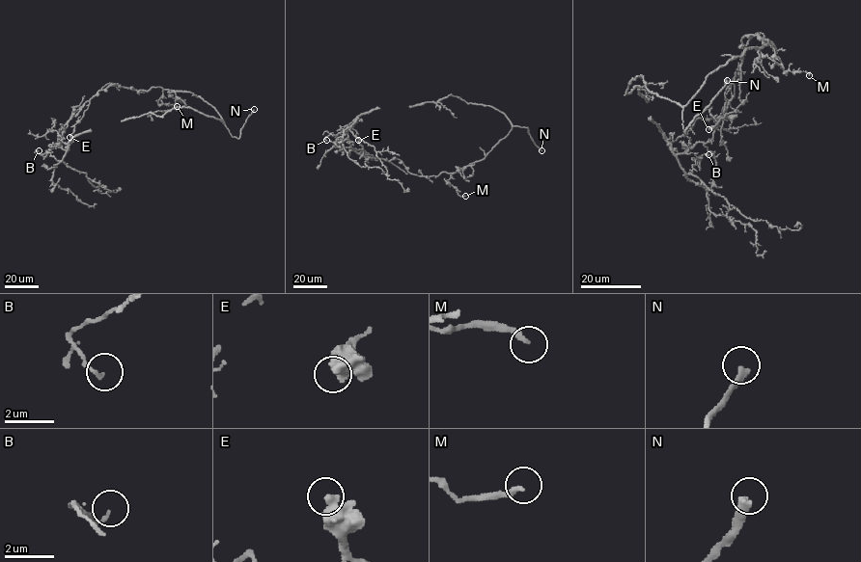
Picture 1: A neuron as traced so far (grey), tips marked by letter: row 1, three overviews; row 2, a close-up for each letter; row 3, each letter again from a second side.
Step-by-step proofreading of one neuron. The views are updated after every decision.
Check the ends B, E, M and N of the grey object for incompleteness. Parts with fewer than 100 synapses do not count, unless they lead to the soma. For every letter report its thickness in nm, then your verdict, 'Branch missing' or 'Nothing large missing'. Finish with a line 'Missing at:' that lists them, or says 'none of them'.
B: Thickness 130 nm. Nothing large missing
E: Thickness 300 nm. Nothing large missing
M: Thickness 240 nm. Nothing large missing
N: Thickness 320 nm. Branch missing
Missing at: N

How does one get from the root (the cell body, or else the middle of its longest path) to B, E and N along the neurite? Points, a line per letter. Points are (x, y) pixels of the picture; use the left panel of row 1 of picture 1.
B: (122, 86), (99, 90), (65, 129), (61, 126), (57, 147), (67, 150), (61, 161), (39, 150)
E: (122, 86), (113, 84), (99, 90), (90, 100), (69, 137)
N: (122, 86), (147, 91), (160, 87), (199, 95), (214, 108), (230, 134), (238, 139), (254, 109)

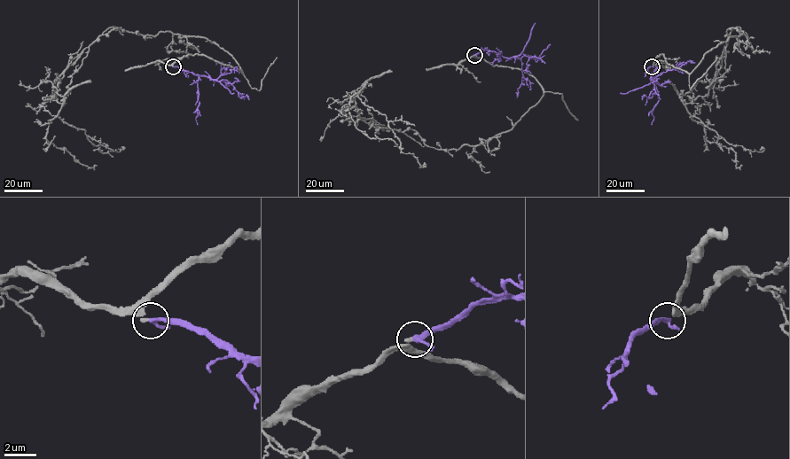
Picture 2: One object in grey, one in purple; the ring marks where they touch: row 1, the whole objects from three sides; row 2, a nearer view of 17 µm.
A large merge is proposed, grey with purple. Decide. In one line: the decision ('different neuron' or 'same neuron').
same neuron

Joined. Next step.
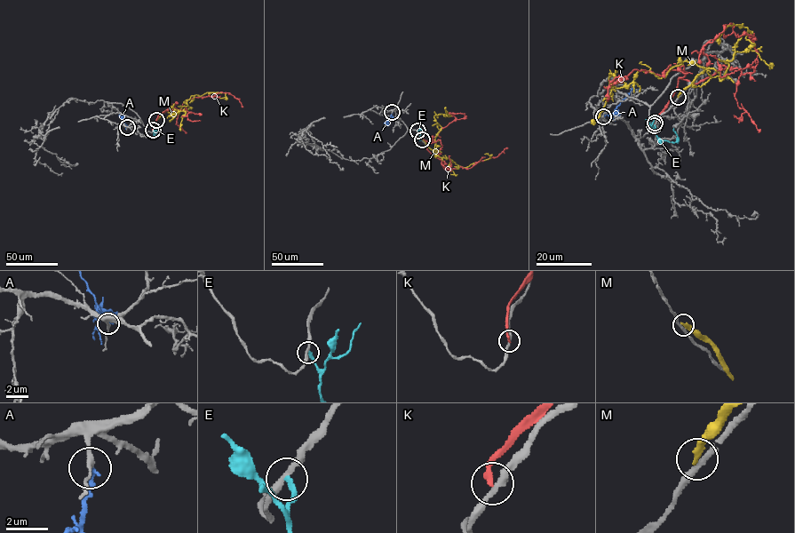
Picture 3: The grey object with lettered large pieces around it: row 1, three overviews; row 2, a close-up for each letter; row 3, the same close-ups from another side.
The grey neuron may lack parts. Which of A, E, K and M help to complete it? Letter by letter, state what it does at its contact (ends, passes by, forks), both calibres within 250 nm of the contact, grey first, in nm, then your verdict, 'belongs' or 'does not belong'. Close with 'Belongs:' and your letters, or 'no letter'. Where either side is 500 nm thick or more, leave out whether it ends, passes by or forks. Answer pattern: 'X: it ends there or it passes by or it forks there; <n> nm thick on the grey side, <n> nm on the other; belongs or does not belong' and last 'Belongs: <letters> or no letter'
A: it ends there; 200 nm thick on the grey side, 240 nm on the other; belongs
E: it ends there; 280 nm thick on the grey side, 240 nm on the other; does not belong
K: it ends there; 280 nm thick on the grey side, 220 nm on the other; does not belong
M: it ends there; 240 nm thick on the grey side, 240 nm on the other; does not belong
Belongs: A

